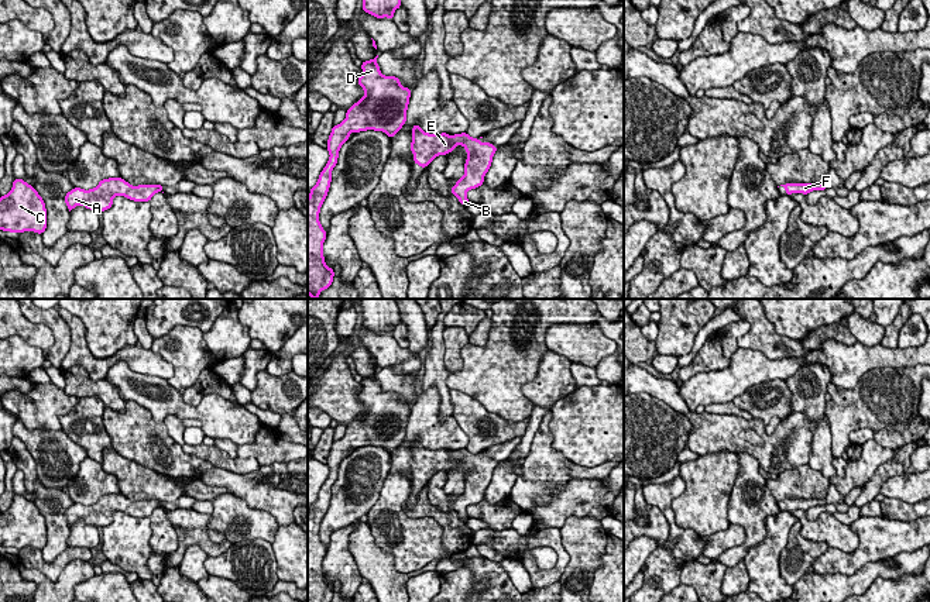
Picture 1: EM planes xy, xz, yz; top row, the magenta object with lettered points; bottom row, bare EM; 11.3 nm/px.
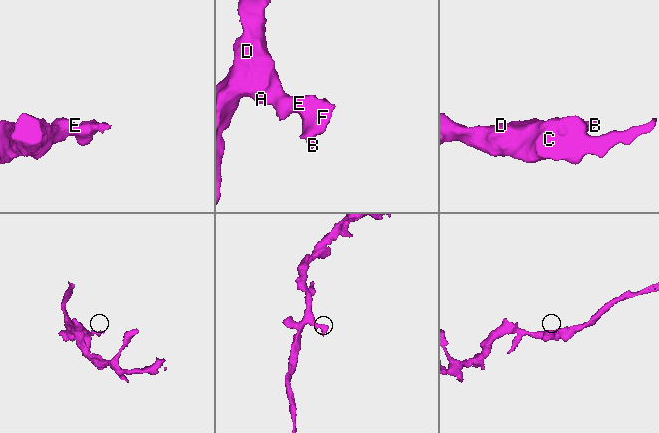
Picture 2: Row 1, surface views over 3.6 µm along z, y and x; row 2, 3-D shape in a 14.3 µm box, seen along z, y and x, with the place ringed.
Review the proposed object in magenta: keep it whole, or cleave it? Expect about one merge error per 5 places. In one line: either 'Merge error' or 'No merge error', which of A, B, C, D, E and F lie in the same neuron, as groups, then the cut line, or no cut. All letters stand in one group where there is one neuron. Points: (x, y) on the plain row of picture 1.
No merge error. Groups: A B C D E F. No split

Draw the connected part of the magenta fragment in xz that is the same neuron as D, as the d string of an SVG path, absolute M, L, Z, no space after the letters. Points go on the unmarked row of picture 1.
M378 371L361 381L363 389L357 398L364 405L364 413L347 424L343 438L332 444L326 462L330 474L308 513L308 602L330 602L334 592L323 572L327 548L320 541L319 529L330 503L340 462L350 455L350 448L367 446L382 447L392 454L406 437L411 405L404 403L395 392L384 392L377 374Z

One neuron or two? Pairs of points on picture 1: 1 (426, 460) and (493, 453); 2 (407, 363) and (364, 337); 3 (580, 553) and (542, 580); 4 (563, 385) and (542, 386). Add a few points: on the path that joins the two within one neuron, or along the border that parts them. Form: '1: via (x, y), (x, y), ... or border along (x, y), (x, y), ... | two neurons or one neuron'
1: via (443, 460), (452, 457), (476, 458) | one neuron
2: via (397, 357), (374, 343) | one neuron
3: border along (560, 530), (560, 543), (569, 563), (558, 581) | two neurons
4: via (558, 385), (548, 386) | one neuron

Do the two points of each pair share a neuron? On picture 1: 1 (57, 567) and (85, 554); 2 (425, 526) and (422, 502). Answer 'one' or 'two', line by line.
1: one
2: two

